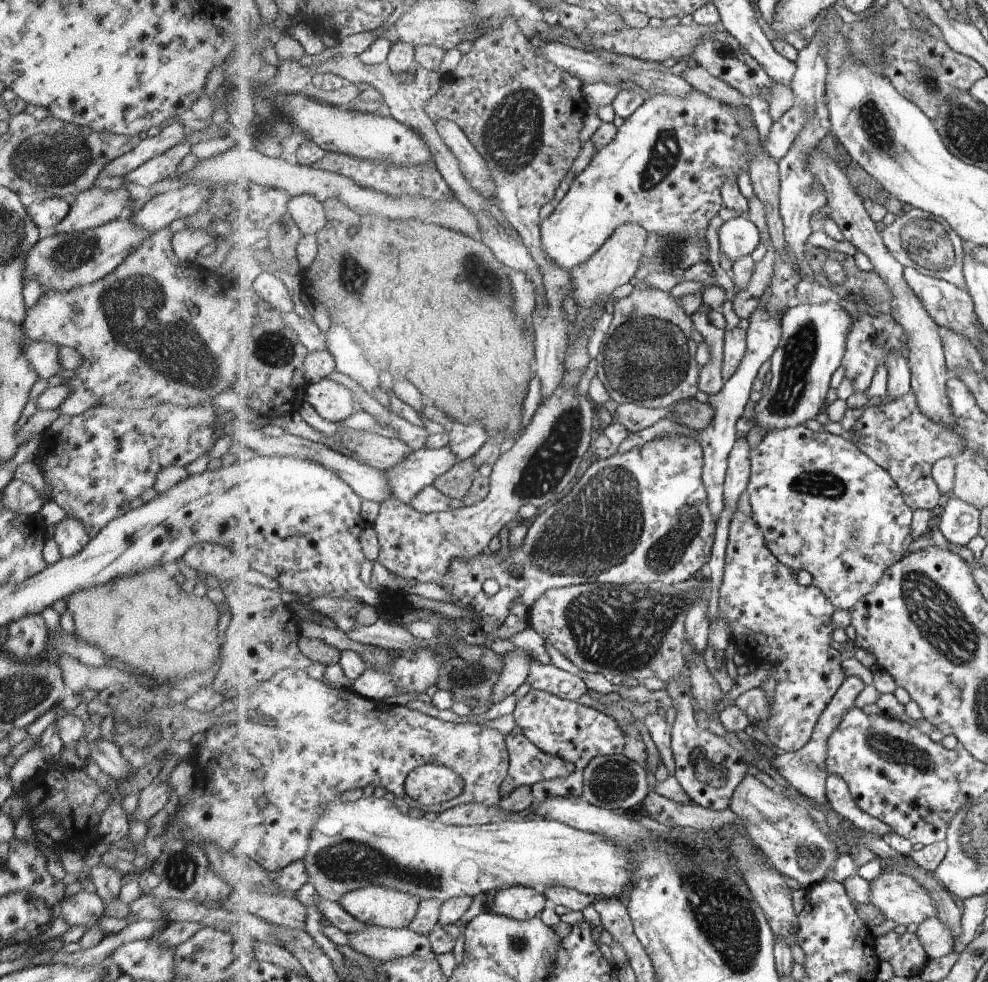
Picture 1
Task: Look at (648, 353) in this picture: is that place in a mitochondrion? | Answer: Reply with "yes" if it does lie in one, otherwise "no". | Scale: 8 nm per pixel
yes

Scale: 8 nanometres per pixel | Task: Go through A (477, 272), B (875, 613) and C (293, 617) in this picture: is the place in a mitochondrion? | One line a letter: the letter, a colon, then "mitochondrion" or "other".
A: mitochondrion
B: other
C: other

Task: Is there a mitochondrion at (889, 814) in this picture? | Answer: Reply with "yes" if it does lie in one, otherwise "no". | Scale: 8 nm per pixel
no

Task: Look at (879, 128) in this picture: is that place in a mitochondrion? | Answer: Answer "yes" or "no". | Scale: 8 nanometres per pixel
yes

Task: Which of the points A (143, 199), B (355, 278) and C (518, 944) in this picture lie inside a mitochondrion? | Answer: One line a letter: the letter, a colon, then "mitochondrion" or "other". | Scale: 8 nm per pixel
A: other
B: mitochondrion
C: mitochondrion

